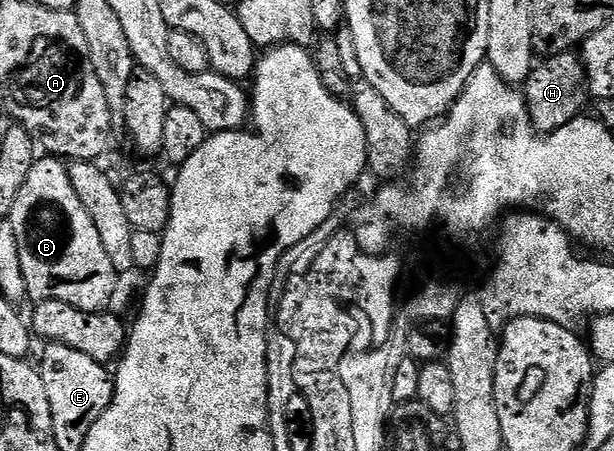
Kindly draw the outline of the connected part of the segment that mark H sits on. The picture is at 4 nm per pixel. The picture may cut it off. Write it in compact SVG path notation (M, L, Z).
M564 51L542 58L525 80L523 94L534 131L548 133L575 121L586 110L585 102L591 99L582 56L573 51Z

